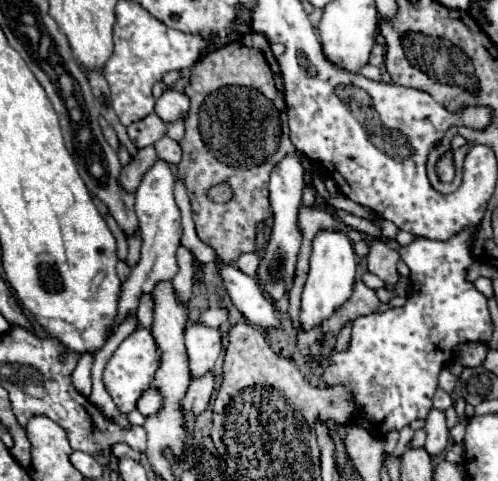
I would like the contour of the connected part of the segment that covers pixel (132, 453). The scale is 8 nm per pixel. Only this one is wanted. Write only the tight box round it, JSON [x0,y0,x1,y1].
[113,444,143,462]

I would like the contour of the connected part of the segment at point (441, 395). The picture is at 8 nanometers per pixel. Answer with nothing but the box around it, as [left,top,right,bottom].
[433,388,453,410]

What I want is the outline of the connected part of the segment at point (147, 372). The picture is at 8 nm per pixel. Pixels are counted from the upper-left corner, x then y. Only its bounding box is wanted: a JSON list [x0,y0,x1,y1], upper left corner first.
[103,327,159,414]

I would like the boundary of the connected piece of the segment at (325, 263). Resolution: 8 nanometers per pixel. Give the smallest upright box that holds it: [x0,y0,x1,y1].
[299,230,355,330]

